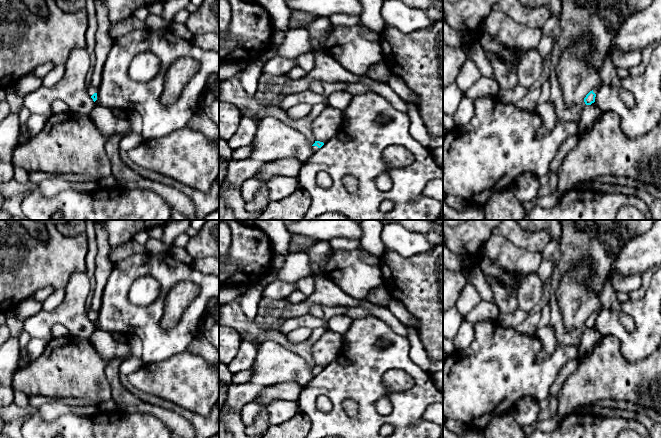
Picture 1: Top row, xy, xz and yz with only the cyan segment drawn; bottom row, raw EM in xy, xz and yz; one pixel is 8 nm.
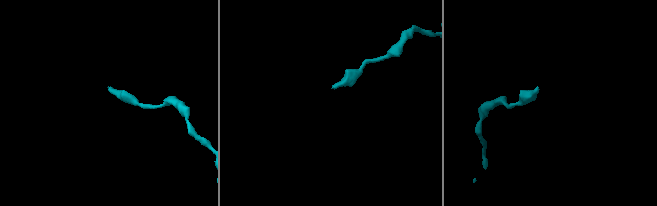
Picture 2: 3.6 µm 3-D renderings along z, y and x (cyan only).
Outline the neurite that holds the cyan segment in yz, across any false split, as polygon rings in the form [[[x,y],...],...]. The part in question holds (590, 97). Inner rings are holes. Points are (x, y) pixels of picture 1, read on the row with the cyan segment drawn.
[[[607,51],[600,70],[600,83],[586,95],[584,98],[585,104],[591,105],[595,102],[596,93],[600,85],[619,85],[620,79],[621,77],[617,73],[617,68],[613,64],[612,56]]]

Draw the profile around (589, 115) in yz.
[[[586,105],[578,119],[578,131],[577,134],[583,134],[592,129],[597,119],[602,115],[601,110],[598,107],[592,105]]]

